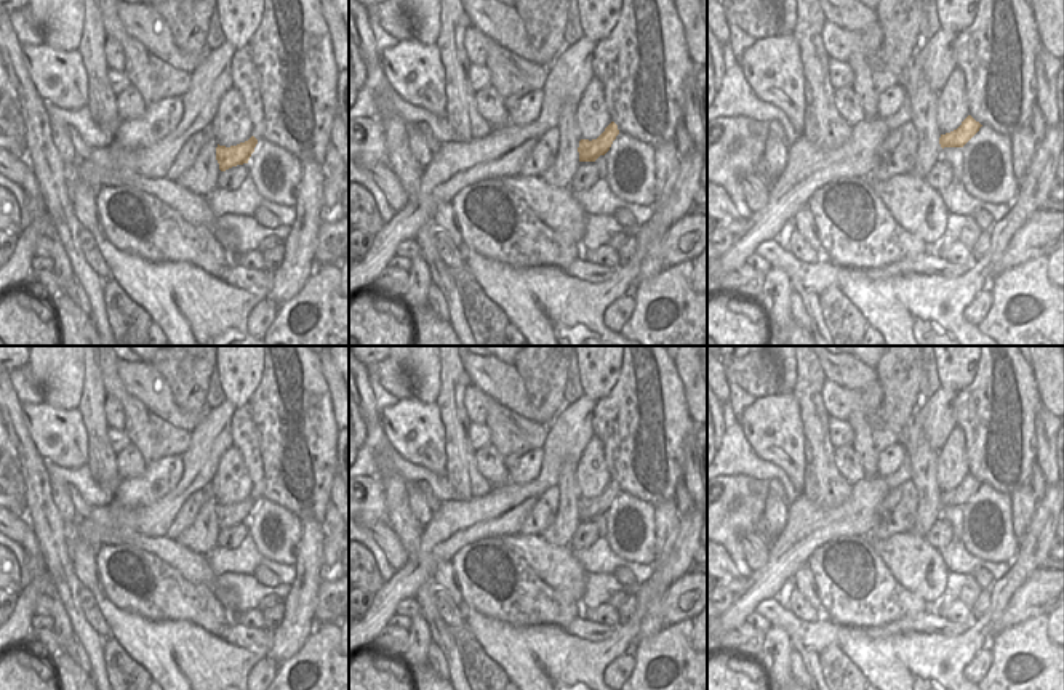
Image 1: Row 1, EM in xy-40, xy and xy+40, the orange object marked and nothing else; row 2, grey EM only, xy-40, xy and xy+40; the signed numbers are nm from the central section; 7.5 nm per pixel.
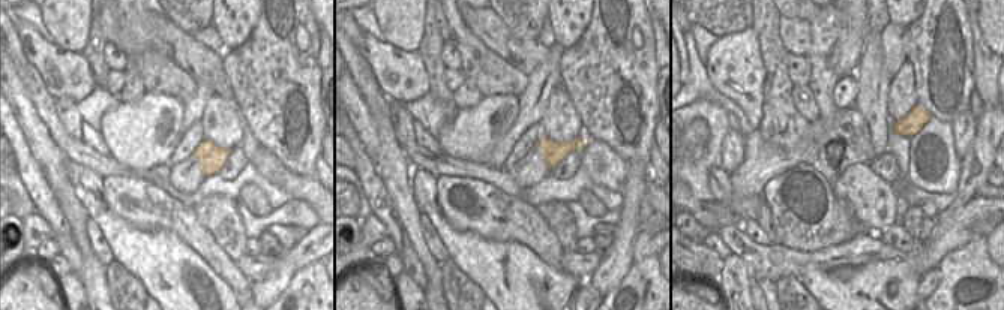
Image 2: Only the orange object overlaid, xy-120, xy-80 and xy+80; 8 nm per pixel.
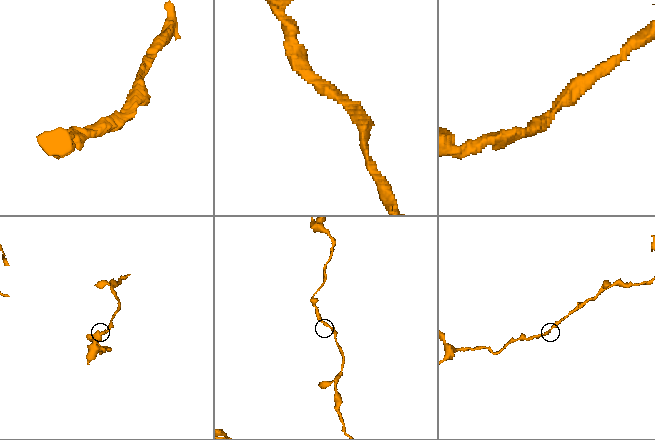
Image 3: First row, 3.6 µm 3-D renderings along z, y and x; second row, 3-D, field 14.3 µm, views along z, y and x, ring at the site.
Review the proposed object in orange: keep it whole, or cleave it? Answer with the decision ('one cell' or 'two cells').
one cell

